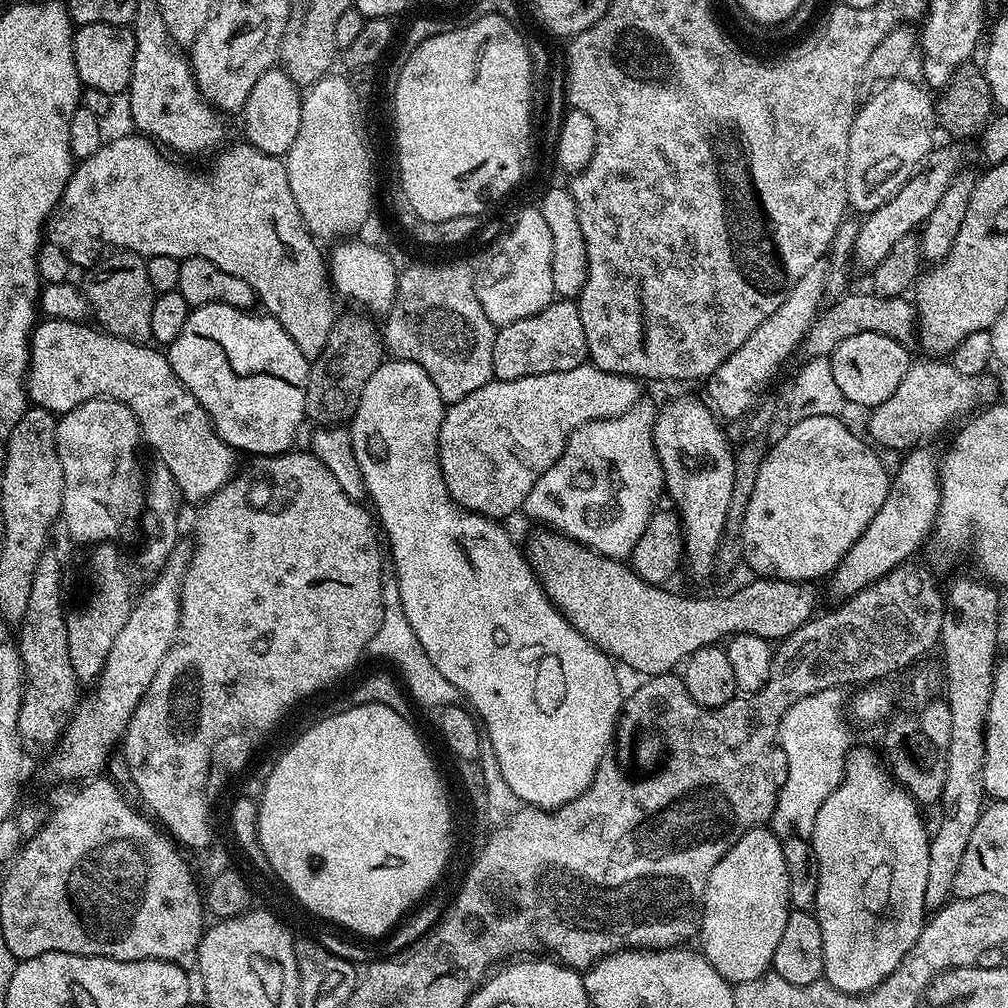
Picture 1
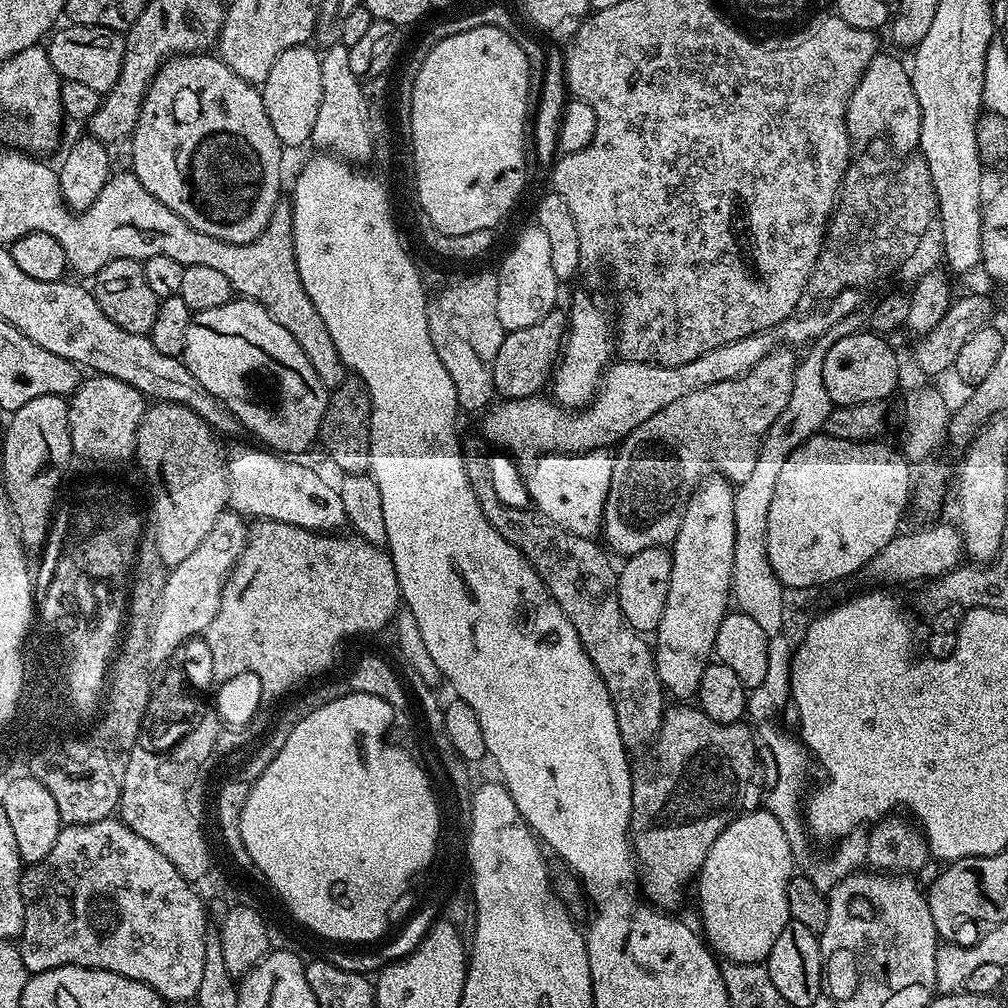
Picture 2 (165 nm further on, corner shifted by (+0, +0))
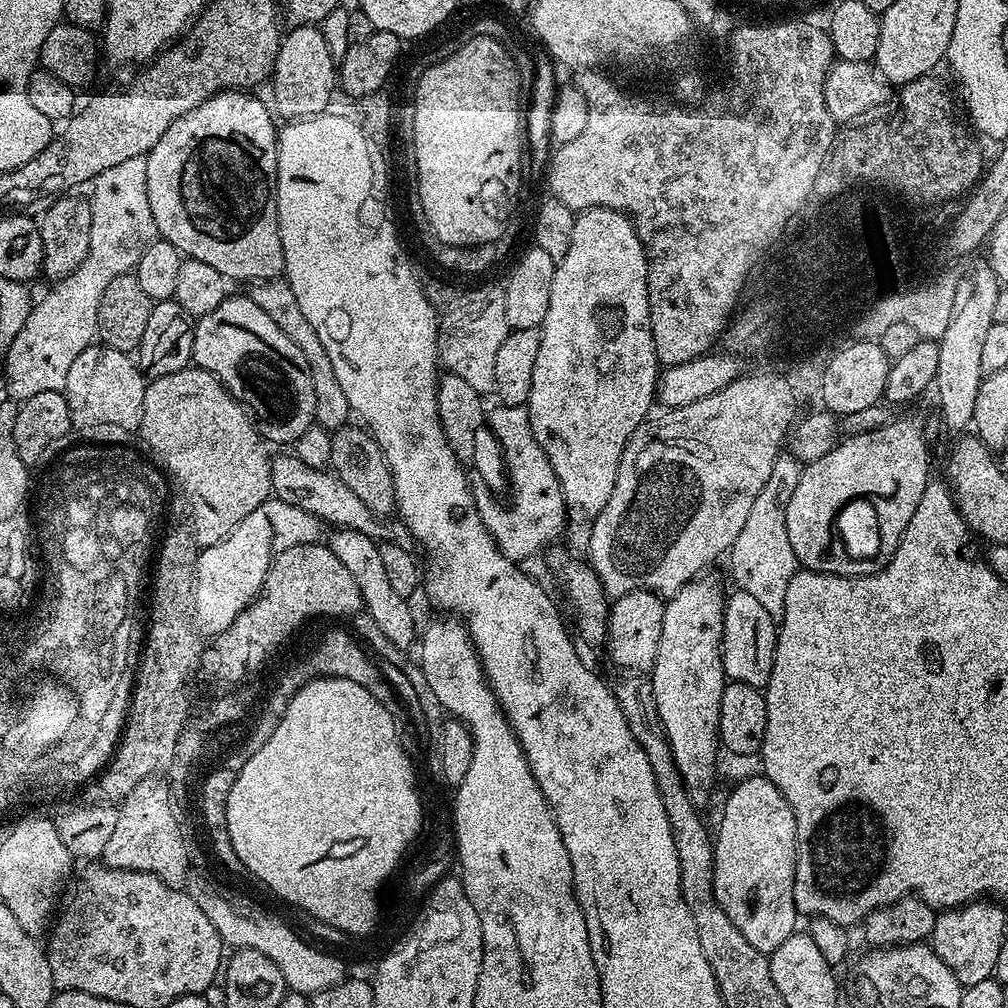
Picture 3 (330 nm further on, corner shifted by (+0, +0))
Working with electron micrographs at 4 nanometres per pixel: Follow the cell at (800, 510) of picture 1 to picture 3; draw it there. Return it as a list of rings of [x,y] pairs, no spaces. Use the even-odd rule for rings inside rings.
[[[893,418],[880,428],[871,428],[866,434],[844,436],[830,450],[830,454],[822,454],[818,462],[803,465],[798,486],[794,486],[794,494],[790,494],[790,506],[786,506],[786,538],[790,538],[790,546],[794,549],[797,565],[810,572],[825,572],[835,576],[869,576],[880,572],[888,565],[890,558],[896,553],[898,542],[910,522],[914,518],[914,509],[930,482],[928,476],[928,442],[924,438],[924,428],[916,420],[899,420]]]

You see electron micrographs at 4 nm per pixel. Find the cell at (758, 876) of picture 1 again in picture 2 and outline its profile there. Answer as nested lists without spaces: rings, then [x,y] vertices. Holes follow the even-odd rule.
[[[753,810],[730,822],[730,826],[718,834],[714,846],[710,846],[710,854],[706,854],[706,862],[698,873],[700,920],[704,923],[702,932],[708,947],[724,960],[739,964],[765,963],[770,950],[774,950],[774,942],[778,942],[778,934],[782,934],[790,919],[786,890],[793,875],[790,842],[786,842],[786,830],[782,830],[782,822],[778,822],[774,814]]]

